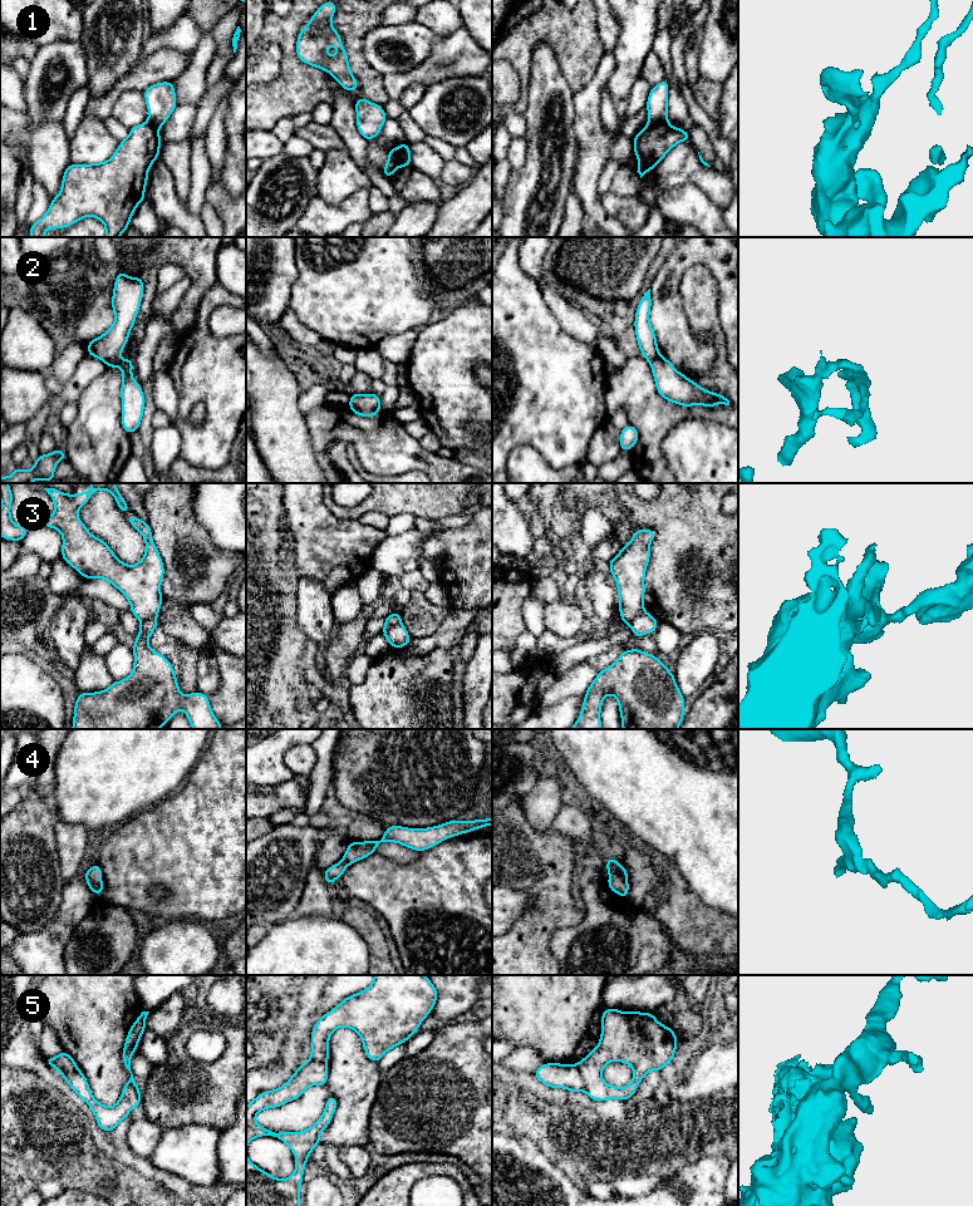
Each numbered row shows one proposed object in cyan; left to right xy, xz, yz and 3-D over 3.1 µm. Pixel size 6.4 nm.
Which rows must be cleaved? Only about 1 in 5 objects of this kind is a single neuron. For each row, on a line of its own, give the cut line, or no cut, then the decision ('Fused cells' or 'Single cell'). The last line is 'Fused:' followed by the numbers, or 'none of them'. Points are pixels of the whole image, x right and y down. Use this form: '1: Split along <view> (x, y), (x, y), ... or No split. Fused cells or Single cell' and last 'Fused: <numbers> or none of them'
1: Split along yz (667, 119), (648, 124). Fused cells
2: Split along xy (118, 358), (104, 362). Fused cells
3: Split along xz (401, 623), (383, 631). Fused cells
4: Split along xz (342, 861), (347, 866). Fused cells
5: Split along yz (575, 1066), (585, 1091). Fused cells
Fused: 1, 2, 3, 4, 5

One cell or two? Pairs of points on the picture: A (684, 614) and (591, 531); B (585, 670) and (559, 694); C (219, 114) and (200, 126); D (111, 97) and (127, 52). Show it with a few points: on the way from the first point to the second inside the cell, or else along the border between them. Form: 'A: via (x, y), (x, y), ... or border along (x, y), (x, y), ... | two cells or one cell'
A: border along (613, 523), (610, 533) | two cells
B: via (579, 677), (565, 688) | one cell
C: border along (226, 96), (220, 102), (205, 131) | two cells
D: border along (136, 60), (106, 92), (91, 97) | two cells

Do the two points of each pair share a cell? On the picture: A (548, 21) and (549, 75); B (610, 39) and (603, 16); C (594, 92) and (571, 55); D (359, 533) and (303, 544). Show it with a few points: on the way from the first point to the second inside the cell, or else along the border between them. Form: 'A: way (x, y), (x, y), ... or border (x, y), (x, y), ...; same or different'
A: border (540, 42), (545, 42), (551, 48), (561, 70); different
B: way (609, 34), (607, 21); same
C: border (602, 55), (594, 77), (574, 93); different
D: way (345, 544), (317, 544); same

